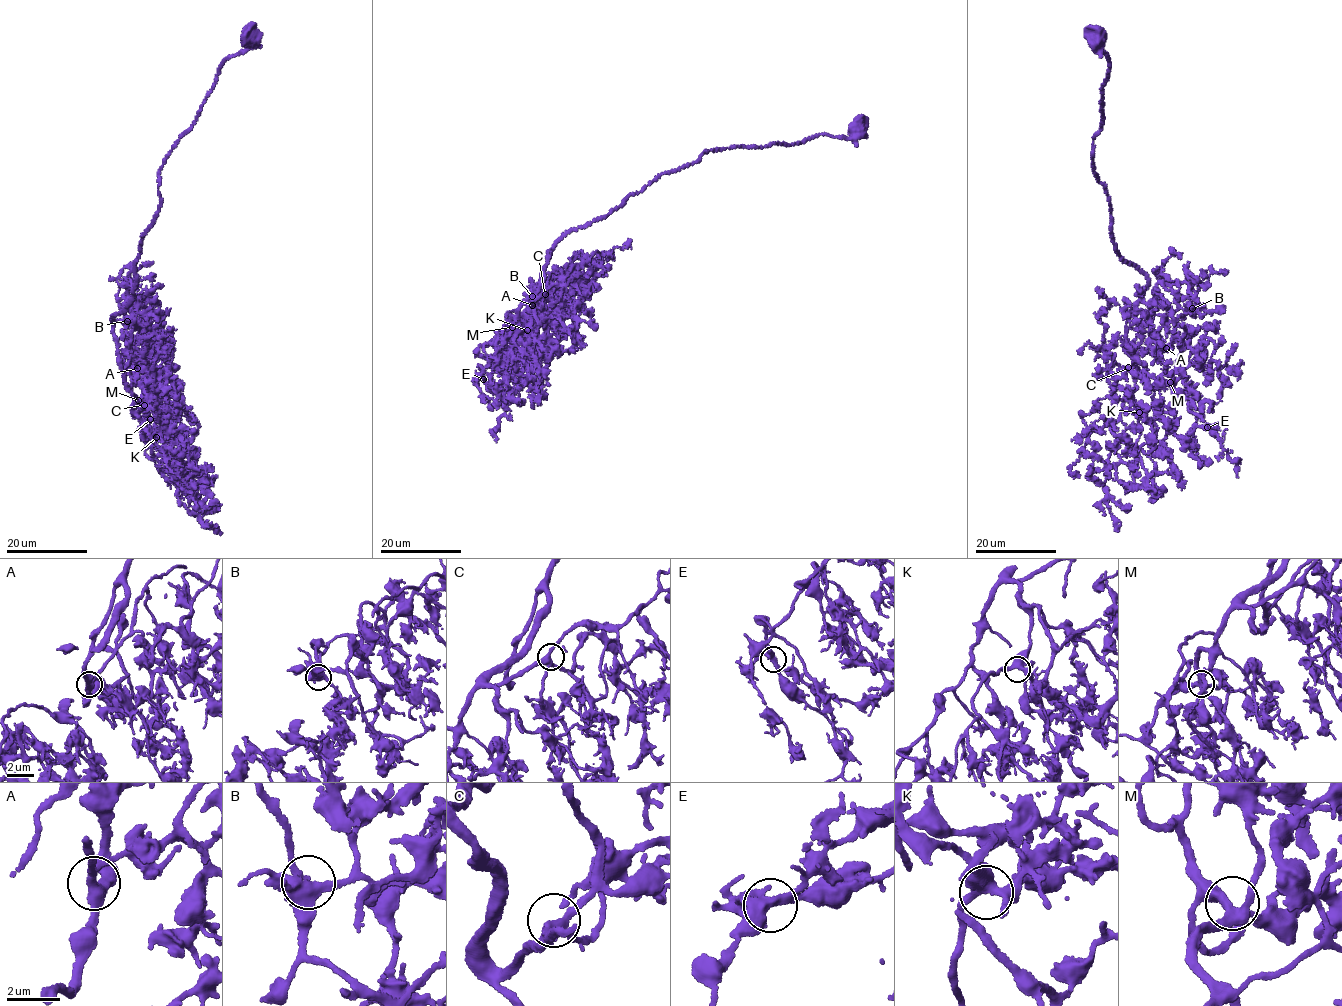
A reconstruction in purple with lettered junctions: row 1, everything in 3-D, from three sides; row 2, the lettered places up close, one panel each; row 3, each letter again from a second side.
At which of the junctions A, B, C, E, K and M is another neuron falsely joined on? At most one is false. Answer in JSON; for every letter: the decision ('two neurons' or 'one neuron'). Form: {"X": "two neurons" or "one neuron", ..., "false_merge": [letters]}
{"A": "one neuron", "B": "one neuron", "C": "one neuron", "E": "two neurons", "K": "one neuron", "M": "one neuron", "false_merge": ["E"]}

